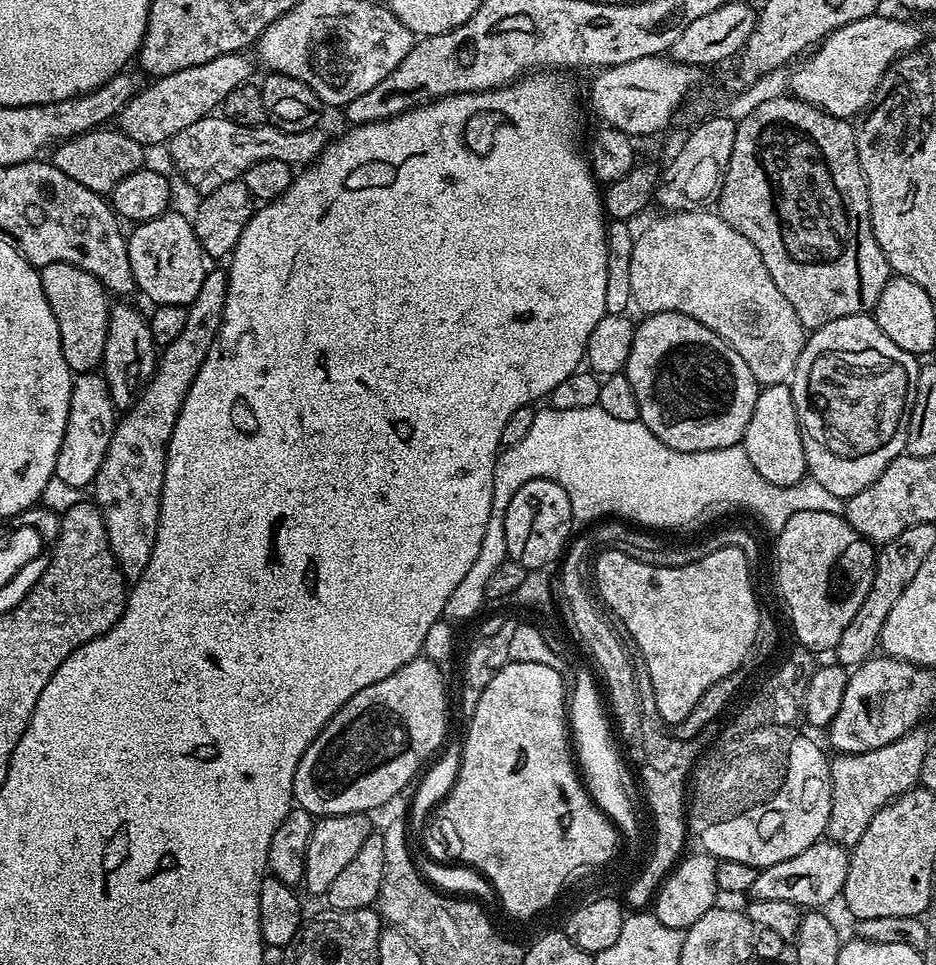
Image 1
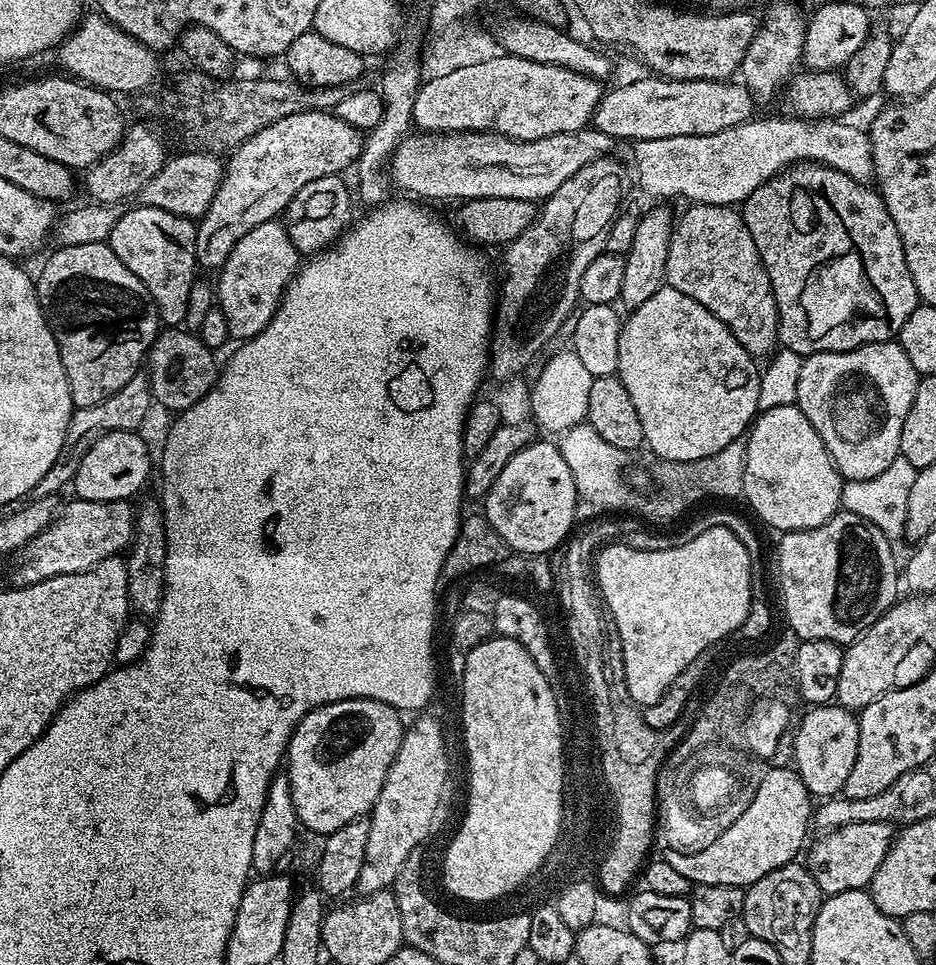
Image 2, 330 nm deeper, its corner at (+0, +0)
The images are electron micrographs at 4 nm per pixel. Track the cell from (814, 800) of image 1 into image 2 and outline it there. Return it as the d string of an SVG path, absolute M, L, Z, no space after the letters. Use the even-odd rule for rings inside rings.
M769 767L764 773L762 782L758 786L750 806L746 806L746 810L742 810L738 822L734 822L734 826L730 826L730 830L725 830L718 839L710 842L710 846L706 846L702 850L697 852L670 850L663 853L662 858L666 862L670 862L670 866L674 866L674 870L678 870L678 874L683 874L693 886L725 884L735 888L744 888L747 885L758 882L758 878L762 878L782 866L793 863L799 857L796 855L799 854L800 847L802 847L801 852L805 847L804 839L808 836L808 824L810 828L810 821L813 819L813 816L813 797L808 795L806 786L802 782L800 775L796 773L795 767Z

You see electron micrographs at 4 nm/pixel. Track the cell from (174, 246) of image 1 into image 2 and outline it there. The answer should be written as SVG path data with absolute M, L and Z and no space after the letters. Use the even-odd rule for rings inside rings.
M134 206L112 230L110 243L114 254L118 254L124 265L146 286L146 290L154 298L161 321L168 326L183 325L186 318L187 299L190 298L191 288L198 276L196 229L197 225L189 217L175 216L161 208Z

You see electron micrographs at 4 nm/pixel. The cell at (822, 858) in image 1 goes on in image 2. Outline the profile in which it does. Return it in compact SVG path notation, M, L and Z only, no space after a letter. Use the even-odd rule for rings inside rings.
M854 822L825 831L821 836L824 837L812 849L807 849L806 867L814 882L818 882L821 893L833 896L846 890L864 890L871 885L878 866L882 866L882 858L890 850L894 828L889 823Z

